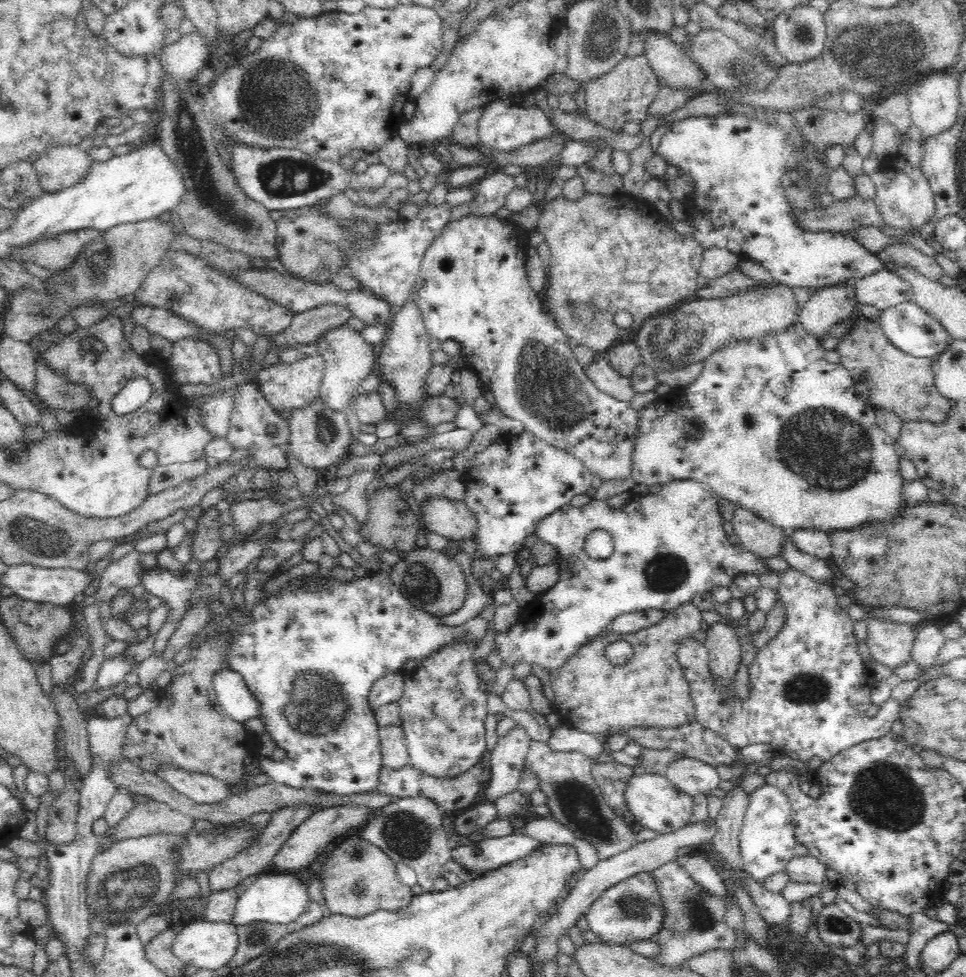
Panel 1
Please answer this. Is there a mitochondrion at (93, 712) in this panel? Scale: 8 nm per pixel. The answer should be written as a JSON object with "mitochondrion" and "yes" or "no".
{"mitochondrion":"no"}

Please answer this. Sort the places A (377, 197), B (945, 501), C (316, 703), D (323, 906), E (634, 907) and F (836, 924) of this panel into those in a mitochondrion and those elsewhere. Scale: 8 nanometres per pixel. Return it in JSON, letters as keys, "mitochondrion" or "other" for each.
{"A":"other","B":"other","C":"mitochondrion","D":"other","E":"mitochondrion","F":"mitochondrion"}

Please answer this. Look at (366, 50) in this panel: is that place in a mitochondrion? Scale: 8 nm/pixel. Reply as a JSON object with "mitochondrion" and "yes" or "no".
{"mitochondrion":"no"}

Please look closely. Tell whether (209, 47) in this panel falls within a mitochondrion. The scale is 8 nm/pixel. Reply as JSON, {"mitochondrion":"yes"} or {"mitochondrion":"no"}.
{"mitochondrion":"no"}

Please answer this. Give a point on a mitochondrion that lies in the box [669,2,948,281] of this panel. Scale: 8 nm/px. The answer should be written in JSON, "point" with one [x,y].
{"point":[878,56]}

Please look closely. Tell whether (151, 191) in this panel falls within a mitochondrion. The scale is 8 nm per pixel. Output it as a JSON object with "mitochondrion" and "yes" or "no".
{"mitochondrion":"no"}

